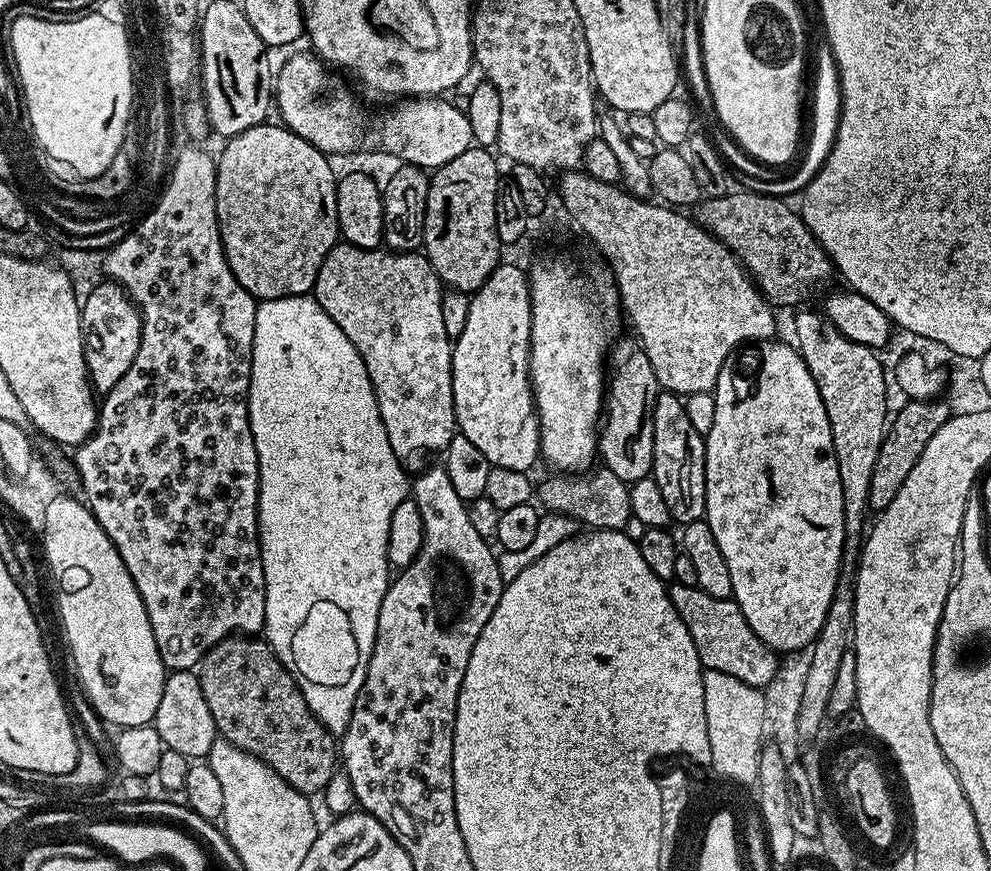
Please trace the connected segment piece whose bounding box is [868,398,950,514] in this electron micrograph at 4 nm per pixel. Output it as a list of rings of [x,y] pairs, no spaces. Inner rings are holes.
[[[943,399],[932,400],[908,400],[905,408],[891,417],[884,433],[884,440],[878,450],[877,461],[874,464],[873,478],[870,479],[868,507],[873,513],[884,511],[890,502],[894,502],[894,494],[902,490],[902,482],[906,482],[910,470],[914,470],[914,462],[922,458],[922,450],[926,450],[926,442],[942,430],[944,423],[948,421],[949,409]]]

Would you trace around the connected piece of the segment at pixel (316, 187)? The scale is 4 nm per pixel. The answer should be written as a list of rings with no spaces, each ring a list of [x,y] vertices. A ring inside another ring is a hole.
[[[265,122],[246,130],[240,136],[233,136],[227,141],[228,144],[221,150],[216,160],[216,217],[220,227],[220,241],[224,247],[224,257],[238,282],[247,292],[256,297],[257,301],[277,300],[287,296],[307,296],[315,289],[318,270],[330,254],[330,250],[337,244],[340,236],[338,226],[338,214],[336,213],[336,179],[327,166],[327,155],[319,152],[314,145],[306,142],[298,134],[285,128],[283,123]]]

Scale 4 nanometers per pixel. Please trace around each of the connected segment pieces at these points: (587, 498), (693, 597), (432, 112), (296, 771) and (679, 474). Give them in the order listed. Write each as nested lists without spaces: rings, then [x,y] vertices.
[[[597,467],[598,470],[574,475],[550,474],[537,485],[536,498],[539,505],[549,513],[570,516],[580,520],[587,527],[597,531],[623,531],[631,523],[629,483],[618,478],[609,468]]]
[[[678,583],[668,588],[668,597],[674,610],[678,610],[678,618],[682,618],[686,630],[690,630],[690,638],[694,638],[694,650],[698,650],[701,668],[730,674],[730,678],[738,678],[738,682],[746,682],[746,686],[761,690],[775,678],[781,666],[777,653],[754,634],[735,599],[719,600],[701,588]]]
[[[404,98],[380,120],[378,148],[396,154],[404,164],[412,164],[423,170],[441,168],[446,162],[454,162],[458,154],[473,147],[474,141],[467,112],[458,110],[448,98]]]
[[[233,634],[216,643],[198,665],[202,686],[202,698],[210,706],[210,718],[214,718],[219,739],[228,740],[234,746],[246,750],[266,762],[294,790],[312,798],[323,793],[332,777],[338,772],[338,740],[322,726],[319,718],[306,706],[302,690],[292,675],[284,669],[283,662],[276,657],[267,639],[252,634]]]
[[[661,391],[652,411],[654,422],[654,454],[652,455],[651,477],[662,490],[662,499],[670,509],[673,521],[683,526],[695,520],[705,519],[706,506],[706,458],[704,457],[705,437],[694,430],[686,414],[684,400],[670,391]]]

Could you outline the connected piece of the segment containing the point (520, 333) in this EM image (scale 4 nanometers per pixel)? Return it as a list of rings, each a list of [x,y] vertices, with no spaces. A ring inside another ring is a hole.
[[[501,262],[496,269],[486,278],[483,286],[477,292],[471,293],[469,313],[466,319],[466,328],[457,336],[452,346],[452,393],[454,394],[454,410],[456,411],[456,426],[459,435],[470,438],[482,454],[486,454],[489,464],[493,468],[518,470],[528,472],[531,464],[540,456],[540,418],[536,415],[536,406],[532,398],[532,381],[528,378],[528,363],[530,362],[530,290],[528,289],[528,273],[516,264]]]

